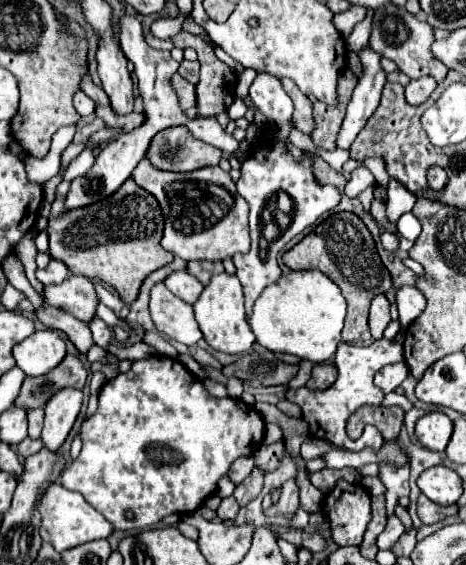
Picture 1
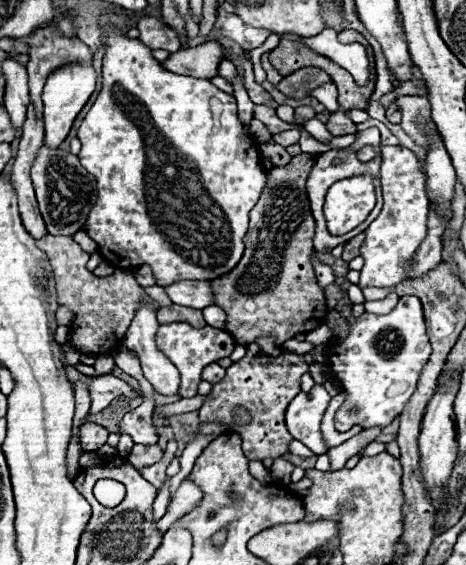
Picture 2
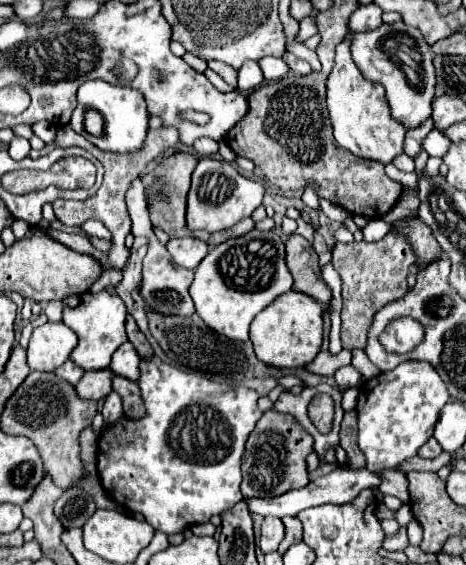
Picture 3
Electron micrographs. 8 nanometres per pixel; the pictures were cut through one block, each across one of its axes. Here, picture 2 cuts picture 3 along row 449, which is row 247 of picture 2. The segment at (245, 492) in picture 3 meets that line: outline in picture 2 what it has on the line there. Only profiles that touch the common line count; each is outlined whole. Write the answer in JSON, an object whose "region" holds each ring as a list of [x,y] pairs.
{"region":[[[300,154],[290,164],[268,170],[268,186],[250,212],[242,260],[230,274],[210,282],[214,304],[226,312],[226,330],[242,346],[256,342],[260,336],[274,336],[274,344],[282,346],[298,332],[320,326],[326,316],[324,290],[316,284],[310,260],[314,218],[306,198],[306,178],[314,160],[316,154]]]}

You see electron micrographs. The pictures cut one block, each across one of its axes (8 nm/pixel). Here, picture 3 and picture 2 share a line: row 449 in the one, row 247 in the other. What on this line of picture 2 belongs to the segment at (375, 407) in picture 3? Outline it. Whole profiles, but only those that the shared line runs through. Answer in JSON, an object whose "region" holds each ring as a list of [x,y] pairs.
{"region":[[[382,146],[378,150],[364,148],[358,152],[362,162],[372,160],[376,154],[382,156],[380,166],[380,182],[384,194],[384,206],[380,216],[366,228],[366,240],[360,246],[360,256],[364,258],[364,268],[360,270],[358,286],[374,286],[374,288],[394,288],[400,282],[408,280],[408,272],[412,270],[412,258],[418,246],[426,238],[426,222],[430,212],[430,202],[426,200],[426,176],[420,170],[420,162],[412,150],[402,146]]]}

